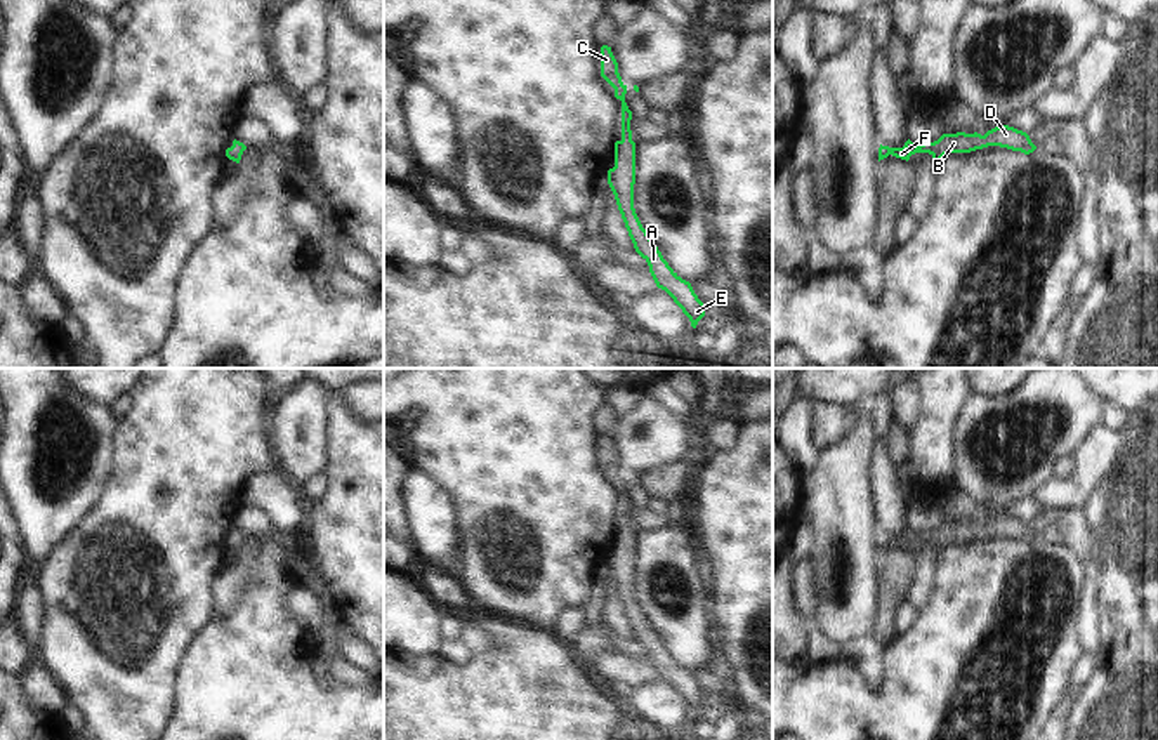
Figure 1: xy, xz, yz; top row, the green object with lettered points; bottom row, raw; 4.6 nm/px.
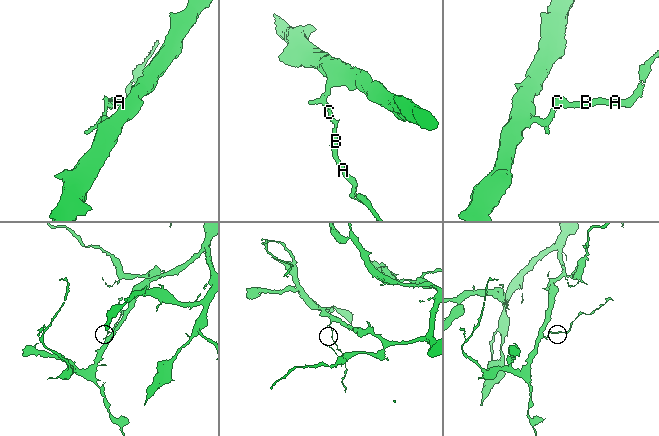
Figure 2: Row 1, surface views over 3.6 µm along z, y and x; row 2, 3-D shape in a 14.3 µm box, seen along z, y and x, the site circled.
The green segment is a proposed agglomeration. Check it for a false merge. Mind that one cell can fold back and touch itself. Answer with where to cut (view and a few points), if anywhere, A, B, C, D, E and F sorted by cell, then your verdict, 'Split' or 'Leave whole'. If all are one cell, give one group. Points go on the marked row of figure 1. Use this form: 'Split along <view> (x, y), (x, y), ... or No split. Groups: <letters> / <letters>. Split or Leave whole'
No split. Groups: A B C D E F. Leave whole

